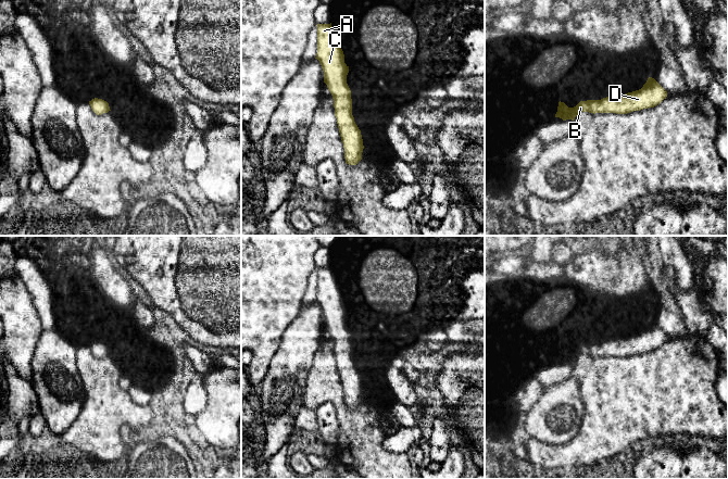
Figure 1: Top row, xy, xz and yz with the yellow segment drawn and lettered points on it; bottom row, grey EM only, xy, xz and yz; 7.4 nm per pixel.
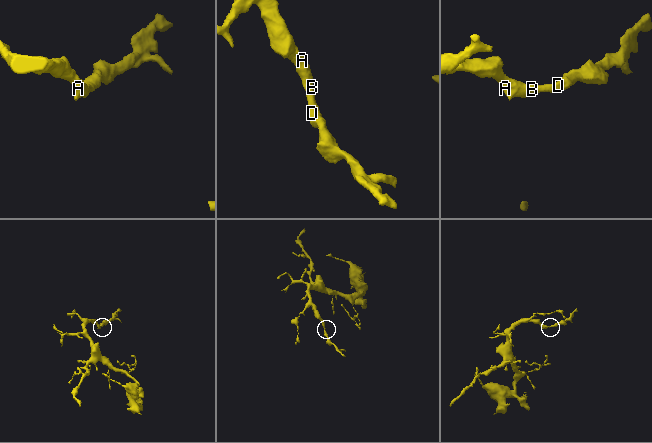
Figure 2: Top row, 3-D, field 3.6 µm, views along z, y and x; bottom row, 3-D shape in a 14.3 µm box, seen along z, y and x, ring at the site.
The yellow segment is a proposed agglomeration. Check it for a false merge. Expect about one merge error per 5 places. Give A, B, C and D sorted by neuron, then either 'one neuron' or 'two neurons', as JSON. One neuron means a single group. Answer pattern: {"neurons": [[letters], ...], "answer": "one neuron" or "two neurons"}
{"neurons": [["A", "B", "C", "D"]], "answer": "one neuron"}

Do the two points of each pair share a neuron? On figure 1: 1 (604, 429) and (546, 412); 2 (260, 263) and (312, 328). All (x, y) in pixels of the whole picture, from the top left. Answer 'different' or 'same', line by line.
1: different
2: different

